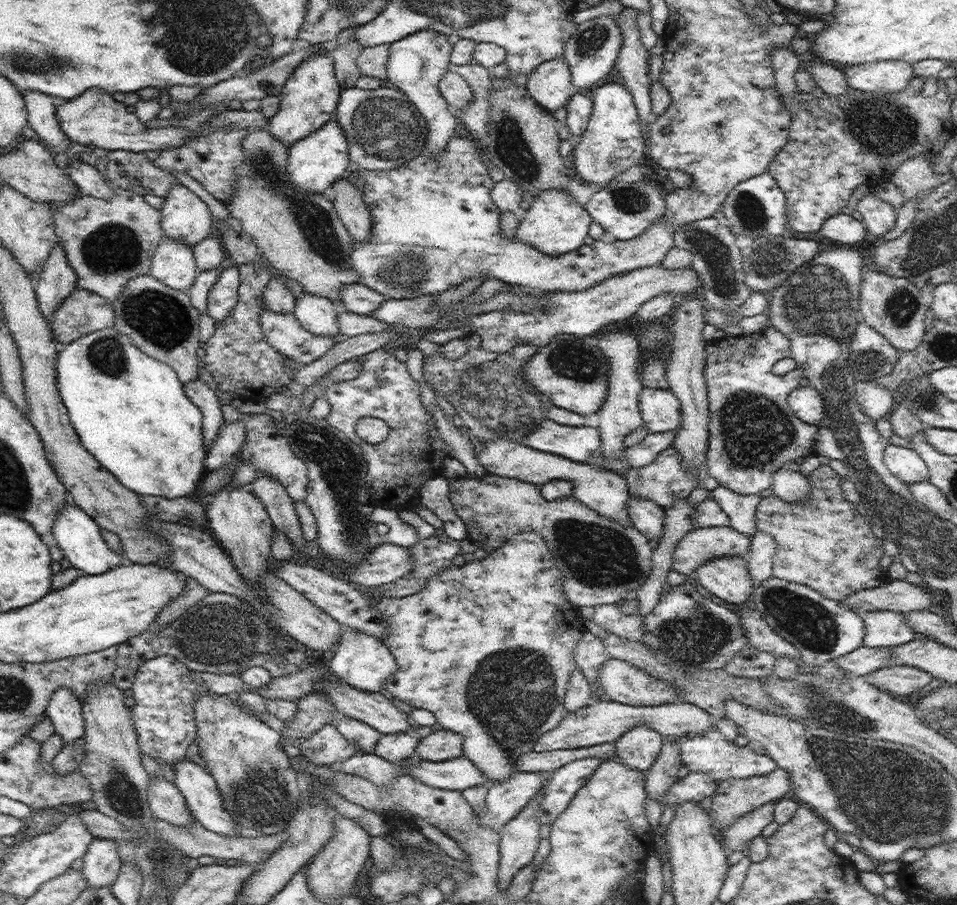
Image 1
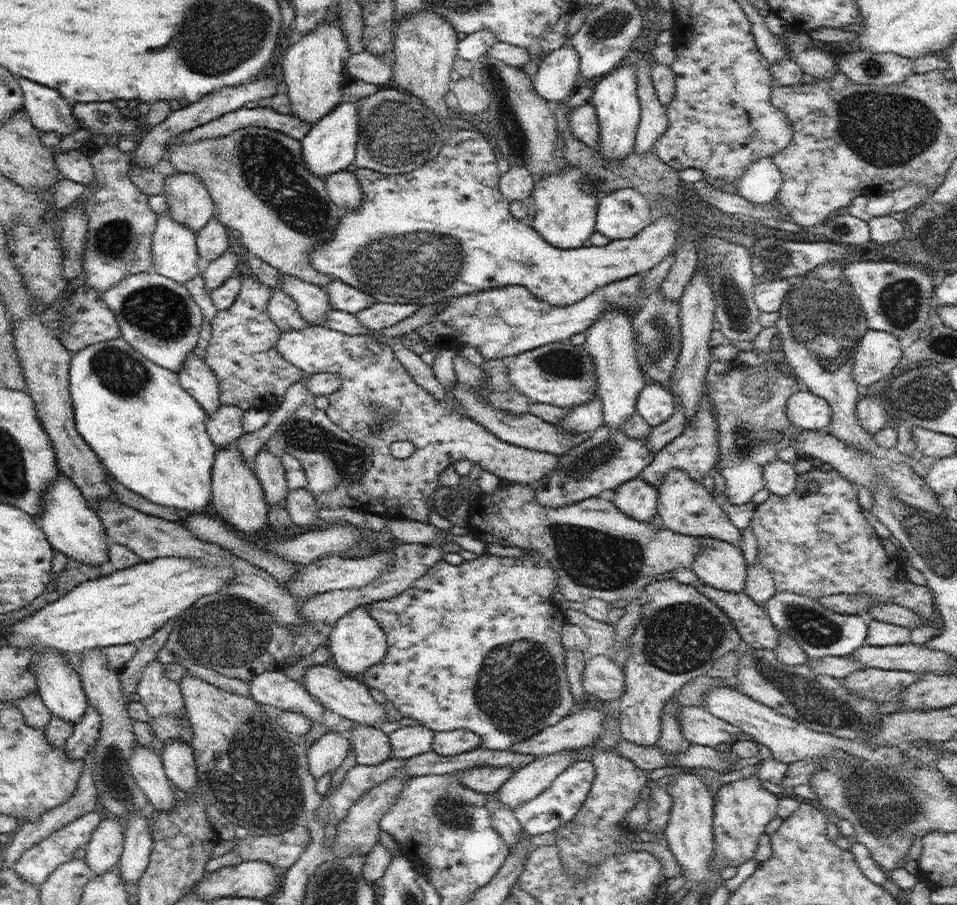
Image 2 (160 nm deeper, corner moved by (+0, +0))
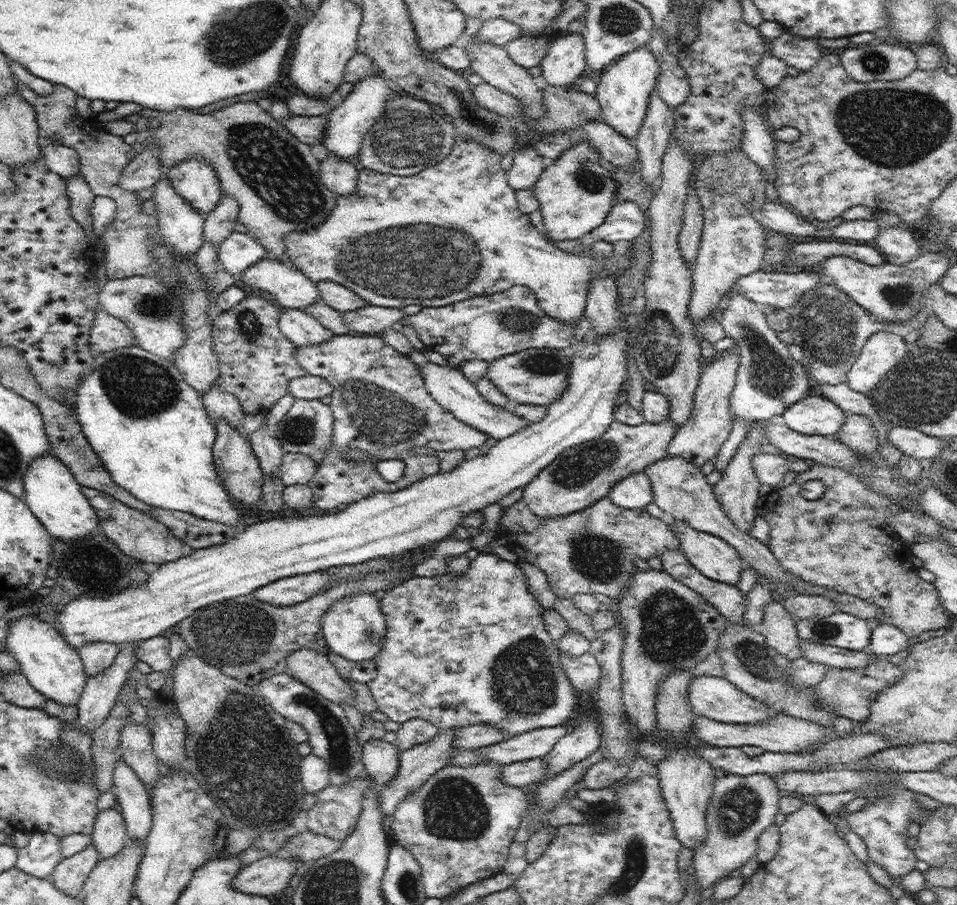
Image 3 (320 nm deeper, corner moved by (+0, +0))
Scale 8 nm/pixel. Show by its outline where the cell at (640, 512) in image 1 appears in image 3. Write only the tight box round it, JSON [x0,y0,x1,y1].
[607,471,653,510]

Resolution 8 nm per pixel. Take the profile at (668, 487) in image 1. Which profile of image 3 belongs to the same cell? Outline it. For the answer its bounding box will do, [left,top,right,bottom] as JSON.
[666,345,740,468]

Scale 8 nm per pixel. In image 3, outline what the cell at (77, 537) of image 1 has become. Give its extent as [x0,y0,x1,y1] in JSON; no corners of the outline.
[24,453,100,540]

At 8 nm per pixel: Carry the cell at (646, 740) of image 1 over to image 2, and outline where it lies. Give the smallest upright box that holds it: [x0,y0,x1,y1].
[617,578,742,746]

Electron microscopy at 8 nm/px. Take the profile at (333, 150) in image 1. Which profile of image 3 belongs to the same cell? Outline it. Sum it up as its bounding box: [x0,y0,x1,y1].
[322,73,393,160]

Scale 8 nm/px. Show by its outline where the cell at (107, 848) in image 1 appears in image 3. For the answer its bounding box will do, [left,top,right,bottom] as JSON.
[91,808,129,861]

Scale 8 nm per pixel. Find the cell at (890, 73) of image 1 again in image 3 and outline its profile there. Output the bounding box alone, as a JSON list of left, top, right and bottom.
[840,44,917,83]

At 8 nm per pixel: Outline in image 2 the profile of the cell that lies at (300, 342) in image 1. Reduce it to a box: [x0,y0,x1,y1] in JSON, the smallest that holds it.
[277,326,560,522]

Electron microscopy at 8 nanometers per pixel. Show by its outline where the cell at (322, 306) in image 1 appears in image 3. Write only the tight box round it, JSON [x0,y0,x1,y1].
[237,257,320,311]

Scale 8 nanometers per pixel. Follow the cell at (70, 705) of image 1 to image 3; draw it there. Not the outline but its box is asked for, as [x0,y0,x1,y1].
[5,615,87,706]

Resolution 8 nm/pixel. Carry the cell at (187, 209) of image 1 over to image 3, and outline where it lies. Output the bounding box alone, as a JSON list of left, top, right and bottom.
[165,157,223,216]

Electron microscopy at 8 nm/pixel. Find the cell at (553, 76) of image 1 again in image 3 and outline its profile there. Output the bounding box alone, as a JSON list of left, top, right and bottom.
[538,33,588,85]

